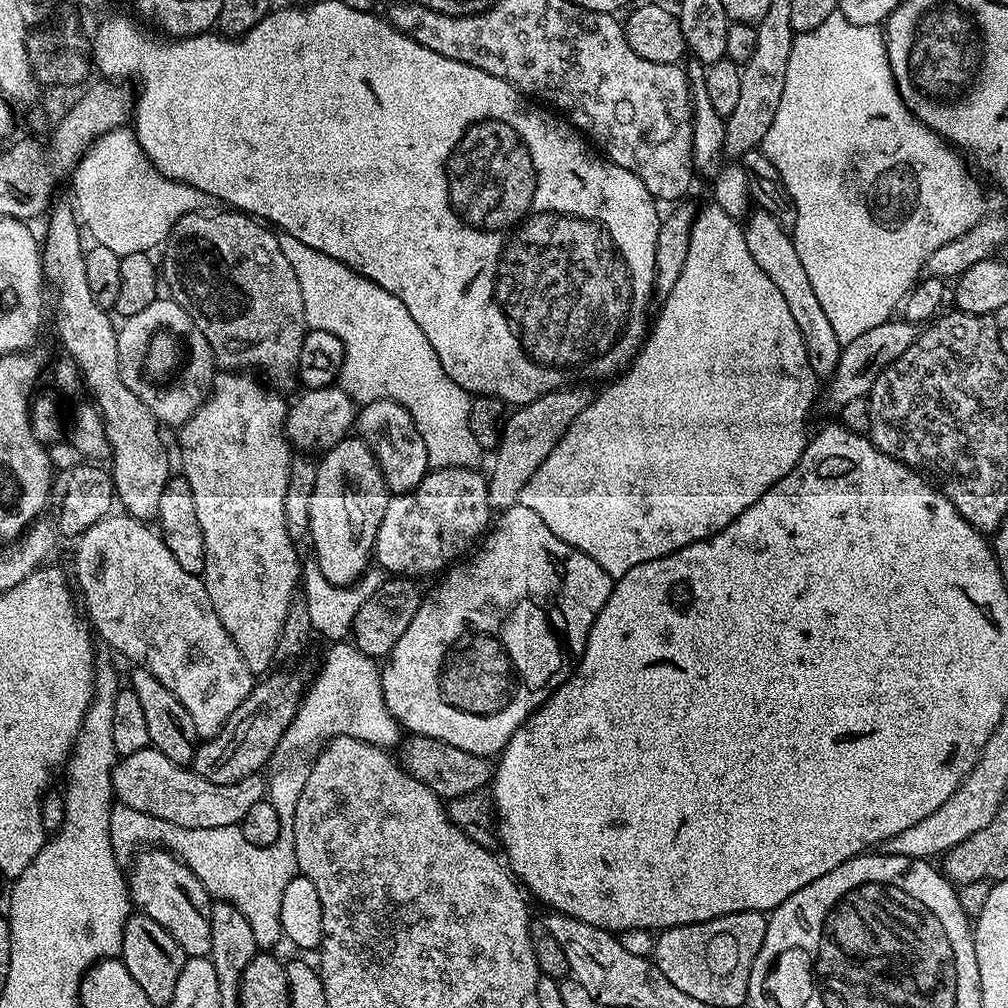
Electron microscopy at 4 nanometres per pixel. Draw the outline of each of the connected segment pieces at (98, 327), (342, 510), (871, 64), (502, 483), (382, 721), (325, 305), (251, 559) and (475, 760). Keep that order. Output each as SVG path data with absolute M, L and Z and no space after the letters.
M51 205L47 213L48 237L42 240L44 279L56 291L56 336L67 356L78 364L81 378L91 403L95 404L104 419L104 433L110 442L110 471L112 485L116 487L116 500L127 515L145 522L158 517L158 502L162 502L162 490L170 479L168 452L160 437L162 425L148 409L146 402L122 382L118 366L118 328L112 325L113 317L94 298L90 298L90 286L86 283L86 244L80 241L82 225L73 205Z
M345 438L319 457L314 494L310 494L308 536L316 551L314 563L334 584L352 584L370 567L376 551L378 526L390 493L374 454L359 438Z
M839 14L826 18L818 30L799 33L793 39L782 102L778 102L778 114L774 114L774 126L770 126L766 133L762 151L778 170L780 179L796 204L798 218L795 228L791 229L792 241L798 250L798 258L802 258L802 266L806 266L806 274L810 274L810 286L814 286L814 294L818 294L818 302L822 302L822 310L826 310L826 318L830 318L830 326L834 326L834 334L838 334L841 345L854 342L854 338L866 334L866 330L874 330L874 326L882 326L882 322L893 319L895 312L892 311L901 307L902 301L921 279L926 258L930 258L930 254L946 242L958 238L958 234L969 232L979 220L985 219L989 211L975 178L968 173L969 165L965 157L931 126L919 120L901 98L890 70L883 31L874 24L858 26Z
M576 382L571 386L556 388L552 392L542 394L542 398L534 398L534 402L517 407L516 412L504 421L500 445L494 449L496 456L492 460L492 473L487 473L488 501L493 510L513 508L520 503L522 486L530 482L530 478L546 462L546 458L554 450L554 446L566 434L566 430L590 406L594 392L584 382Z
M332 642L327 645L328 653L320 664L320 673L311 677L303 698L300 699L298 710L286 726L286 734L278 742L270 761L271 767L276 767L270 776L270 799L278 810L280 833L278 842L269 848L250 846L250 842L234 838L234 829L230 826L213 826L210 830L190 830L182 826L174 826L174 822L166 822L162 818L154 818L150 814L142 814L142 810L134 810L130 806L113 803L110 814L110 846L116 859L128 862L141 850L149 846L159 846L175 853L184 864L201 880L202 886L213 901L225 900L238 910L242 910L246 922L250 922L250 930L254 930L254 942L257 949L272 950L279 940L282 940L282 894L286 886L290 886L293 876L297 875L296 855L294 854L294 810L298 810L298 798L302 798L302 790L306 787L306 778L310 778L310 770L314 759L314 749L325 738L354 734L362 742L373 744L385 750L392 750L401 743L402 729L397 720L390 714L384 701L384 691L380 674L381 665L373 657L362 654L352 642Z
M284 234L280 236L280 245L282 254L286 254L290 266L294 266L294 274L298 274L298 286L302 286L302 306L309 329L330 330L330 334L342 342L344 361L338 381L339 388L360 406L369 400L380 400L380 388L384 388L384 392L392 392L392 388L388 388L388 376L392 376L392 368L388 368L388 356L404 356L404 328L418 326L418 322L410 318L410 310L406 310L398 297L382 290L382 286L366 279L355 268L346 266L325 252L314 250L306 242Z
M220 370L213 376L212 387L208 389L203 402L200 403L200 409L178 428L178 432L180 432L179 471L186 478L186 482L190 482L190 490L194 494L194 510L198 514L198 526L202 526L202 538L206 550L202 579L206 586L206 594L210 594L210 602L214 602L214 614L218 614L222 626L226 626L226 634L230 634L234 646L238 646L238 654L242 654L246 666L254 674L267 673L273 667L271 664L277 659L276 647L279 644L286 614L293 604L294 597L298 592L298 585L302 580L302 559L300 560L299 554L296 553L298 544L297 541L290 538L286 526L286 490L292 477L294 455L293 449L288 443L288 436L284 432L284 423L288 417L288 405L289 401L279 391L273 390L267 383L257 379L255 375L244 370Z
M409 735L399 745L398 759L400 767L445 801L487 789L494 775L494 764L489 757L458 750L458 746L450 746L450 742L442 742L438 738Z

